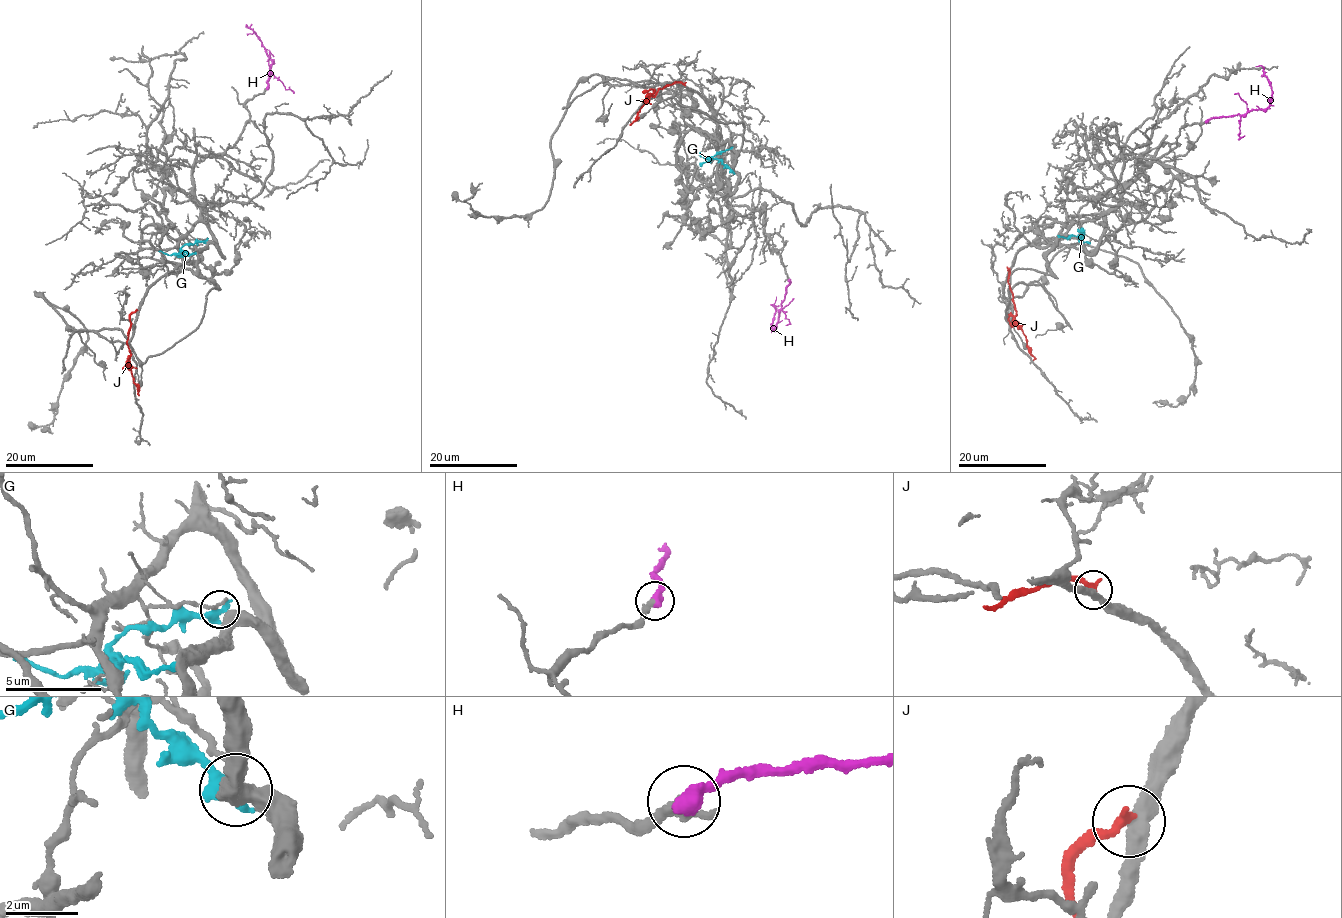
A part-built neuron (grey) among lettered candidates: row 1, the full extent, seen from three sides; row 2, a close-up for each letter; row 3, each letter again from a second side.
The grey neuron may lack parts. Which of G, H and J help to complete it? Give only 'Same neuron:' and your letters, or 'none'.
Same neuron: H

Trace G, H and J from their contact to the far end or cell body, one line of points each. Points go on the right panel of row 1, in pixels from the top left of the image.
G: (1082, 231), (1079, 231), (1082, 234), (1066, 237), (1058, 235)
H: (1206, 121), (1264, 110), (1269, 105), (1271, 87), (1263, 68), (1255, 66)
J: (1009, 269), (1015, 323), (1025, 336), (1034, 360)

